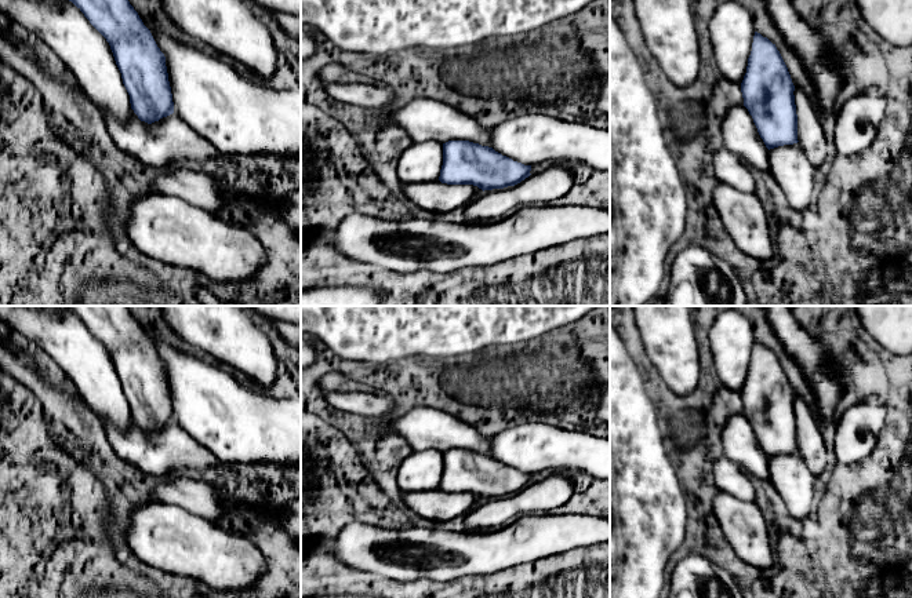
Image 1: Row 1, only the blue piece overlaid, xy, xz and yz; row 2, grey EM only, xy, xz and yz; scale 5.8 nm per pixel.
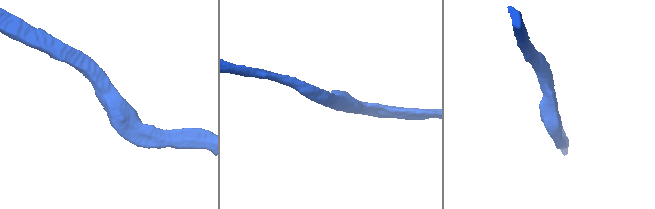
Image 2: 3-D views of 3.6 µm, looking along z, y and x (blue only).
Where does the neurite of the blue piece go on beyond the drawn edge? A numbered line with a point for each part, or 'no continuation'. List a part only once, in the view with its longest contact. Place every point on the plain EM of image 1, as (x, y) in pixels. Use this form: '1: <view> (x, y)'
no continuation

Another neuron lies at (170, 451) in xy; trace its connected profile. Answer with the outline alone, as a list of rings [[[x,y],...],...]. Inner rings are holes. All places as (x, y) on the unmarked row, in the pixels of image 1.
[[[132,417],[124,431],[108,423],[103,423],[103,429],[120,459],[156,480],[217,468],[221,463],[175,422],[152,433],[141,430]]]

